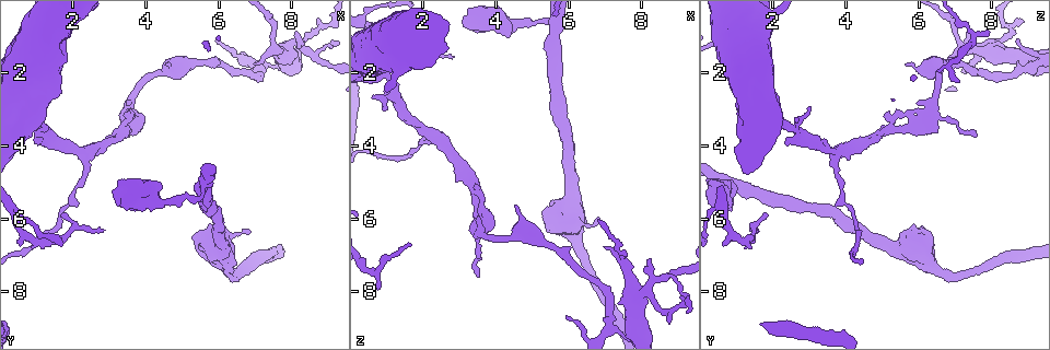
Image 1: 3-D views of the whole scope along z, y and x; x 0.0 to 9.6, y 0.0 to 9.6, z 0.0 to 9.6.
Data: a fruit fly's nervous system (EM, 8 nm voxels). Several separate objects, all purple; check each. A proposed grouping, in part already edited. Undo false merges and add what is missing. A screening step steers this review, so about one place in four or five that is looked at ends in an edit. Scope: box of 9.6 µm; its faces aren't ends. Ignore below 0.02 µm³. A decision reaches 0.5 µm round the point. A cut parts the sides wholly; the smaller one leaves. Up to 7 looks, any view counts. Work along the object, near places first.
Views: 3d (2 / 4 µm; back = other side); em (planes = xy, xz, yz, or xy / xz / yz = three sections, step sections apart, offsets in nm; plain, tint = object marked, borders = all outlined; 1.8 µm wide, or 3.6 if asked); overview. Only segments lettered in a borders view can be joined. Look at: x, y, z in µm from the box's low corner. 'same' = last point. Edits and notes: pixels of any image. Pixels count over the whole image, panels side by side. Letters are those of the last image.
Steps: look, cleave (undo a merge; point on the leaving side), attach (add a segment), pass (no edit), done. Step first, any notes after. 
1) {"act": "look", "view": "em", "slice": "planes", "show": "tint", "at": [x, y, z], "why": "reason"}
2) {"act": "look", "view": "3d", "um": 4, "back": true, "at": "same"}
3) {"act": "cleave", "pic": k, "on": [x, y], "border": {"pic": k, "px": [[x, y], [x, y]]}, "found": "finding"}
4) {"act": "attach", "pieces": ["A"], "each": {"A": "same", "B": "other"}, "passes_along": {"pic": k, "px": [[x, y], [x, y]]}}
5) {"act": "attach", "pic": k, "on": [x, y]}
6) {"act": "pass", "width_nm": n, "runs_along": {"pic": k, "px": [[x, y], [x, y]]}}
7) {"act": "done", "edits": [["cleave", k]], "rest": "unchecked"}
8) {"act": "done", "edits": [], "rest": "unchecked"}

{"act": "look", "view": "em", "slice": "planes", "show": "borders", "at": [5.65, 5.10, 0.70], "why": "three-way junction"}

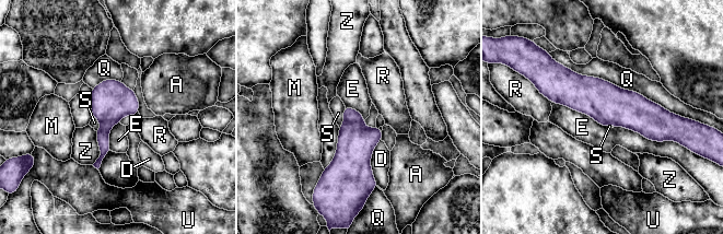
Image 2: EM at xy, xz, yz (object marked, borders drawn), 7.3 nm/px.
{"act": "pass", "each": {"A": "other", "D": "other", "E": "other", "M": "other", "Q": "other", "R": "other", "S": "other", "U": "other", "Z": "other"}, "border": {"pic": 2, "px": [[614, 126], [677, 142]]}, "found": "continuous, no second neuron"}

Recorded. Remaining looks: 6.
{"act": "look", "view": "em", "slice": "planes", "show": "plain", "at": [2.30, 4.15, 3.80], "why": "branch point"}

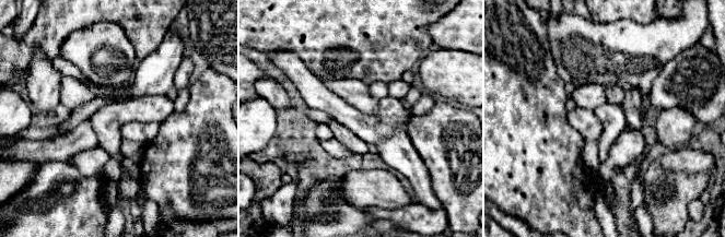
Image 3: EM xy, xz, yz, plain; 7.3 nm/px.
{"act": "look", "view": "em", "slice": "planes", "show": "borders", "at": "same", "why": "what lies round it"}

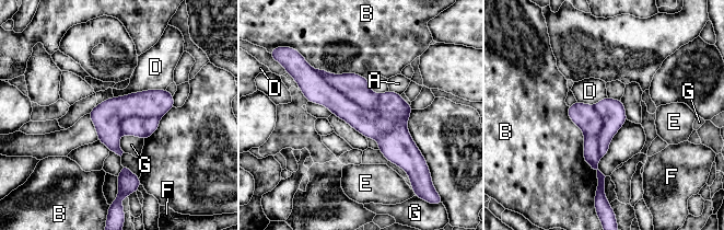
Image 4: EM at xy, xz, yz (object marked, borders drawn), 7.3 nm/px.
{"act": "cleave", "pic": 4, "on": [369, 123], "longest_contact_nm": ["B", 650], "each": {"A": "other", "B": "other", "D": "other", "E": "other", "F": "other", "G": "other"}, "part_leaving": {"pic": 4, "px": [[305, 80], [354, 115], [408, 111]]}, "found": "two neurons meet here"}

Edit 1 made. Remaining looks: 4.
{"act": "look", "view": "overview", "why": "redraw"}

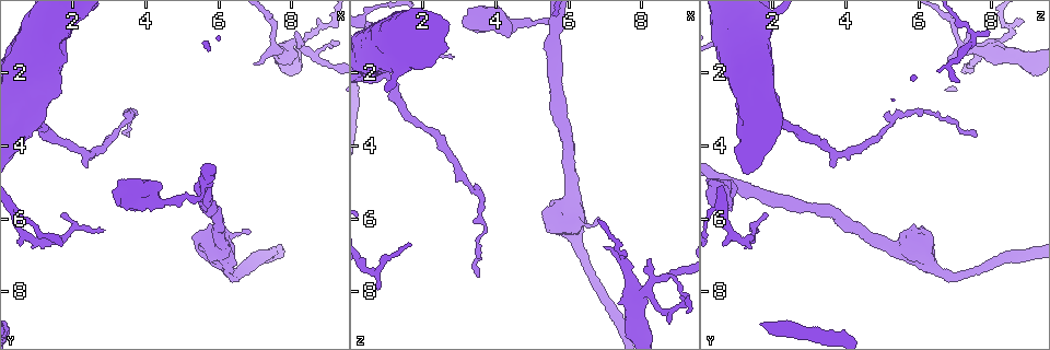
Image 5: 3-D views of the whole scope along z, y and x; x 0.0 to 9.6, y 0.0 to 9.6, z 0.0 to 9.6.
{"act": "look", "view": "em", "slice": "yz", "step": 16, "show": "tint", "at": [6.80, 6.40, 6.00], "why": "an open end"}

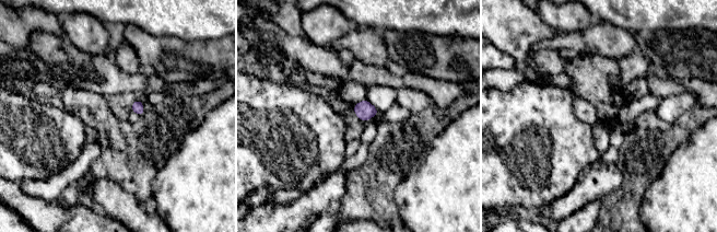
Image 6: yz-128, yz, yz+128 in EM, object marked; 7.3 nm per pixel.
{"act": "look", "view": "em", "slice": "planes", "show": "tint", "at": "same"}

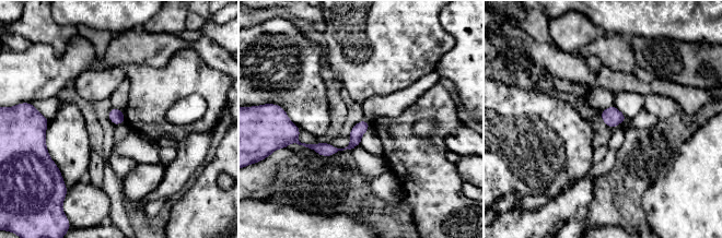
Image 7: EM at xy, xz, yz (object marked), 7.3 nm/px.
{"act": "look", "view": "em", "slice": "planes", "show": "borders", "at": "same", "why": "what lies round it"}

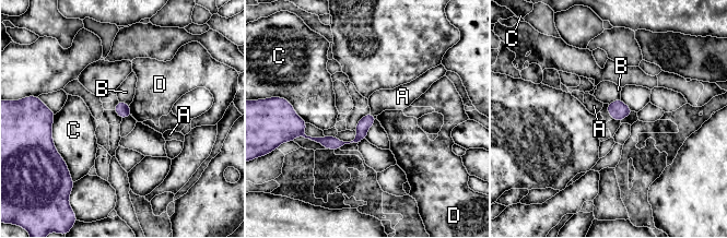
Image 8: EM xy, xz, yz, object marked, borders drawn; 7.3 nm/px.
{"act": "pass", "each": {"A": "other", "B": "other", "C": "other", "D": "other"}, "border": {"pic": 8, "px": [[371, 112], [375, 115]]}, "found": "none of them fits"}

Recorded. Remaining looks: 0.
{"act": "done", "edits": [["cleave", 4]], "rest": "unchecked"}

